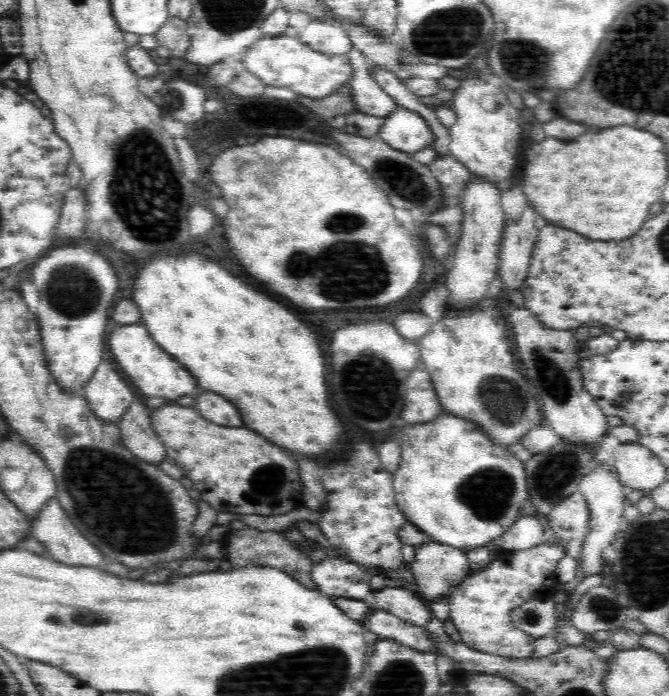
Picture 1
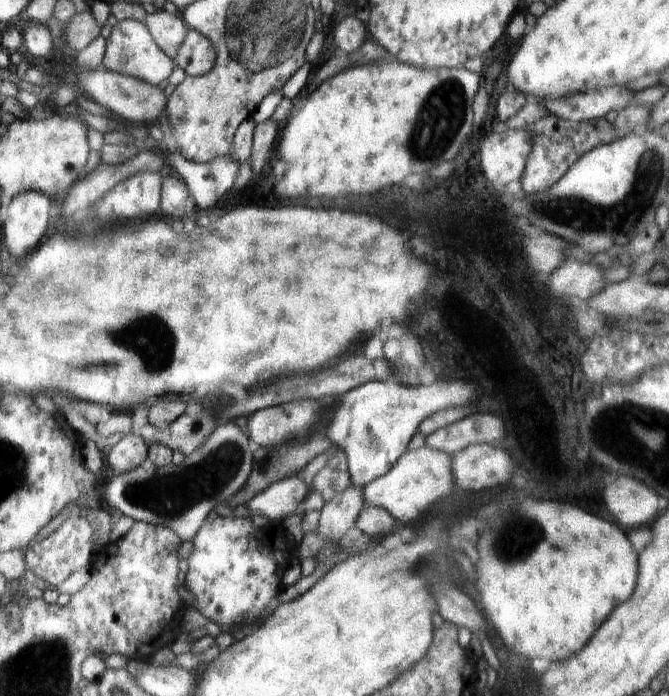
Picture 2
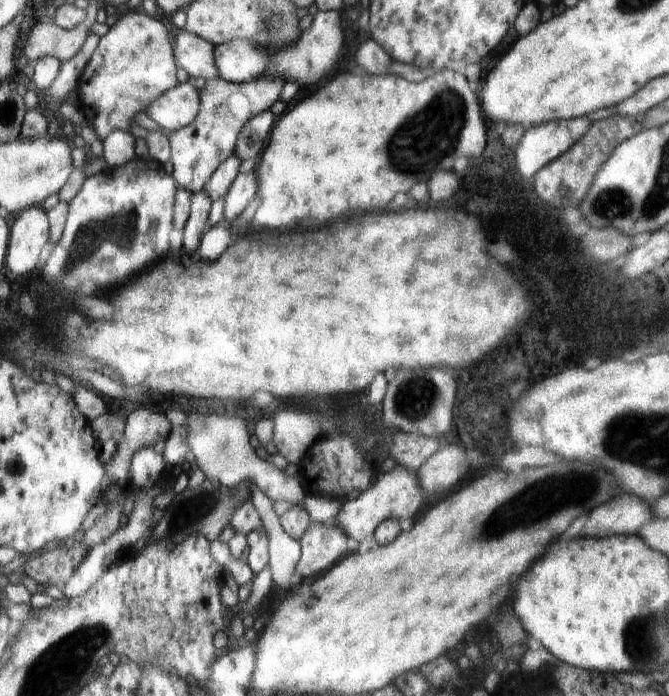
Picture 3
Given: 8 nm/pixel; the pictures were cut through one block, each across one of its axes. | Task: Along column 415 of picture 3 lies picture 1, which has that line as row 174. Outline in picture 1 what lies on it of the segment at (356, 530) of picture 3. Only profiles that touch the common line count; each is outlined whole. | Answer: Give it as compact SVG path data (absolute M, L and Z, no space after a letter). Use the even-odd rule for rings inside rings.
M467 76L460 80L460 86L454 90L452 105L450 108L456 113L456 122L448 128L450 136L450 152L460 163L464 164L475 177L483 179L487 183L508 184L512 182L514 170L519 168L520 142L522 142L522 128L518 124L520 112L514 108L504 91L496 84L490 84L485 78Z

